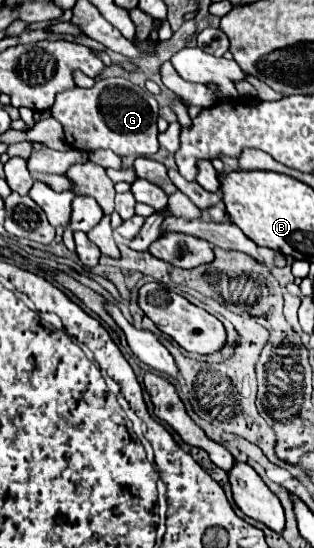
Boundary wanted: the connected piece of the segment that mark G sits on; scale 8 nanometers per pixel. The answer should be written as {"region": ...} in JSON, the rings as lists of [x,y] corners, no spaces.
{"region":[[[124,78],[96,80],[92,88],[72,88],[56,96],[50,108],[64,128],[64,138],[70,148],[92,152],[110,148],[118,156],[152,156],[158,152],[158,102],[154,96]]]}

